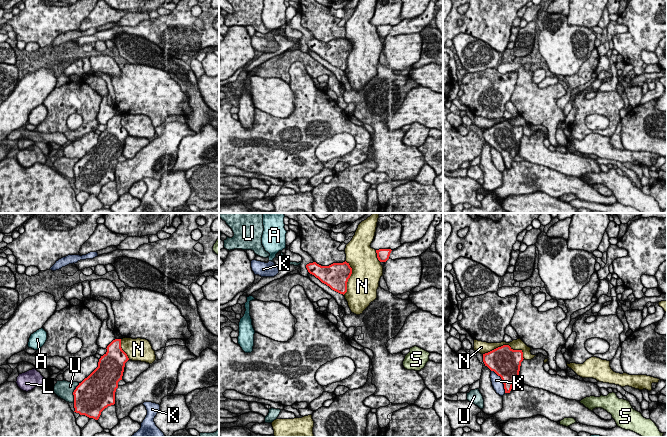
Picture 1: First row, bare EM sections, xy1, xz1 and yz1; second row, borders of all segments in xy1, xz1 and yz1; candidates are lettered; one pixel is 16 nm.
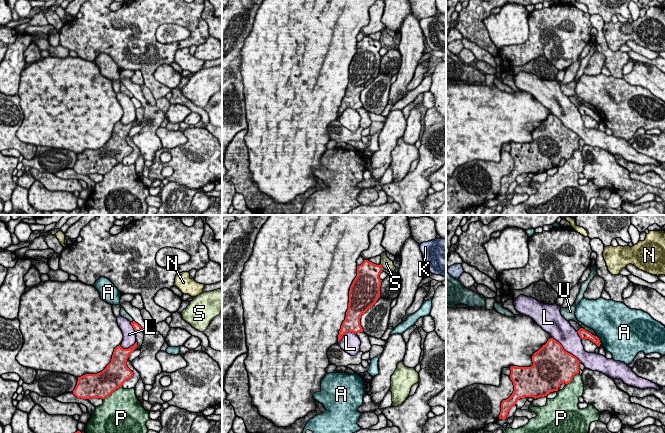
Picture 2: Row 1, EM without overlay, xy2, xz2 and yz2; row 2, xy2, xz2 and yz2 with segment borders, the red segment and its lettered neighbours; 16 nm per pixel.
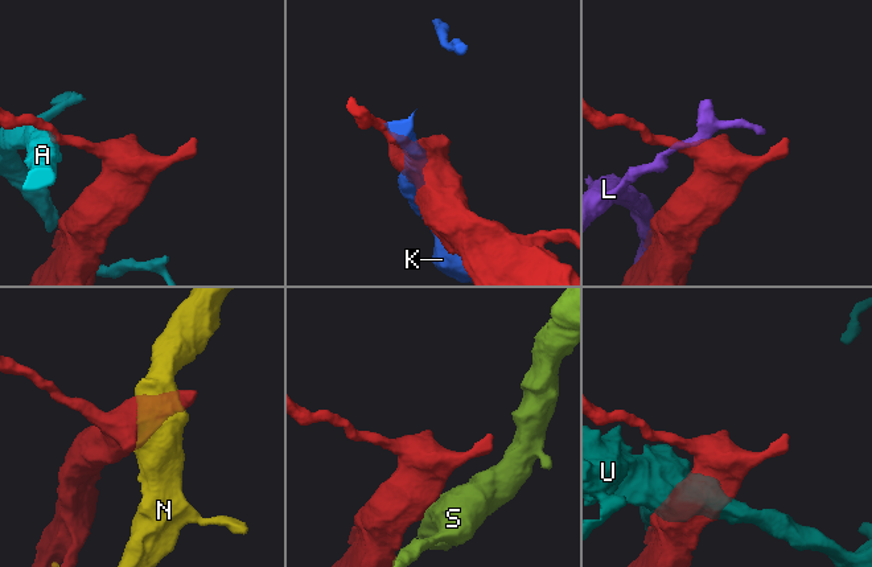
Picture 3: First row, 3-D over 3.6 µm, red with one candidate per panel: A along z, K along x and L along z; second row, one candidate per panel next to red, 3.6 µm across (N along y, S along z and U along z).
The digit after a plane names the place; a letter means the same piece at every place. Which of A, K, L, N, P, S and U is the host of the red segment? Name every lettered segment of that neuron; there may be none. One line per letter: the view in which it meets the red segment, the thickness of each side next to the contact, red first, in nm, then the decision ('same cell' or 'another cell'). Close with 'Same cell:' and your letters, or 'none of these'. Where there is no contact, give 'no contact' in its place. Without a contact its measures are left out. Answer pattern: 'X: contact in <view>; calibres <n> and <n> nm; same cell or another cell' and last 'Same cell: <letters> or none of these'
A: contact in yz2; calibres 130 and 480 nm; another cell
K: contact in yz1; calibres 420 and 170 nm; another cell
L: contact in yz2; calibres 500 and 340 nm; another cell
N: contact in yz1; calibres 460 and 170 nm; another cell
P: contact in xy2; calibres 400 and 480 nm; another cell
S: contact in xz2; calibres 360 and 170 nm; another cell
U: contact in xy1; calibres 480 and 280 nm; another cell
Same cell: none of these

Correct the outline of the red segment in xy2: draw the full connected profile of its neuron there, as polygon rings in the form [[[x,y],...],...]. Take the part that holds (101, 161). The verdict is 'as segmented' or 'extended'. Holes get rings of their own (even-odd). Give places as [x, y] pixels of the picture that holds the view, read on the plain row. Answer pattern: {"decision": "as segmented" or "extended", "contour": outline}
{"decision": "as segmented", "contour": [[[137,118],[128,125],[123,125],[120,121],[117,122],[114,125],[111,138],[102,148],[78,153],[73,170],[81,175],[105,175],[117,164],[122,163],[123,159],[133,152],[126,137],[135,123],[137,123]]]}

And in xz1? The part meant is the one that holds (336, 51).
{"decision": "as segmented", "contour": [[[346,37],[333,39],[329,42],[321,42],[313,38],[307,40],[306,44],[310,50],[314,51],[332,66],[343,71],[347,68],[347,58],[352,50],[352,44]]]}

